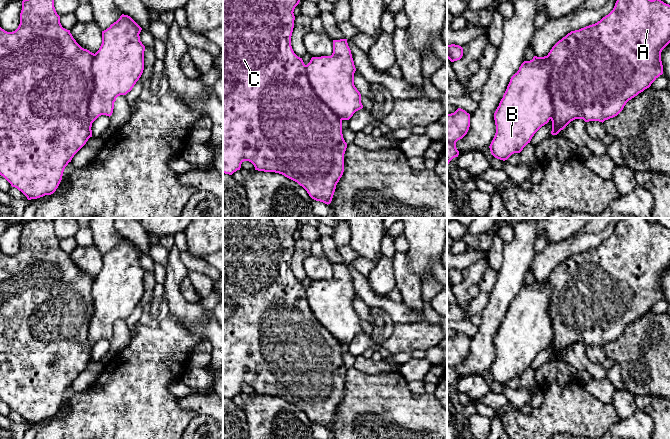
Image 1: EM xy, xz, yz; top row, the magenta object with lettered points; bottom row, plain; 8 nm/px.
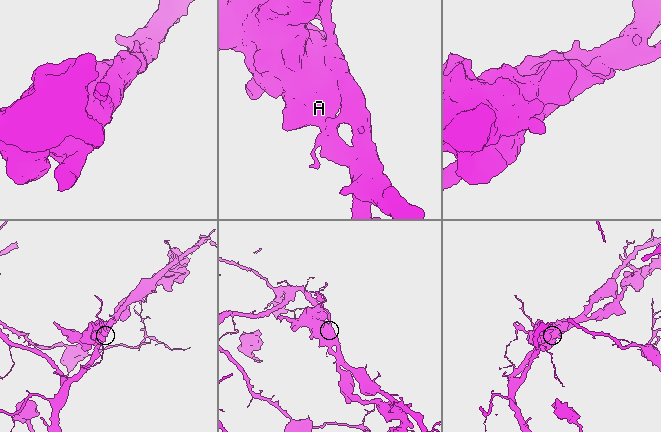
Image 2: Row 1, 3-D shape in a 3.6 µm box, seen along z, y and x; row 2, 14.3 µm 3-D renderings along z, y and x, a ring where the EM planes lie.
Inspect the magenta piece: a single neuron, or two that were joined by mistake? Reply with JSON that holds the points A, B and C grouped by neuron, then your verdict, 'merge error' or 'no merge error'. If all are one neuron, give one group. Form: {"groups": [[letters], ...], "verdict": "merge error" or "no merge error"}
{"groups": [["A", "B", "C"]], "verdict": "no merge error"}

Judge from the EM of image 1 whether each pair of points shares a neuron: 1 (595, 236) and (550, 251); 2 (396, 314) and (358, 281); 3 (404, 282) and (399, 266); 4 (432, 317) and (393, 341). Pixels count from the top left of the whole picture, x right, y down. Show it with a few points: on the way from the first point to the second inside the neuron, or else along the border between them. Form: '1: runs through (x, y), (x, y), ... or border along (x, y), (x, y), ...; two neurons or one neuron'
1: runs through (584, 239), (561, 250); one neuron
2: runs through (386, 305), (377, 302), (366, 291); one neuron
3: runs through (404, 278), (401, 270); one neuron
4: border along (425, 320), (436, 324); two neurons

